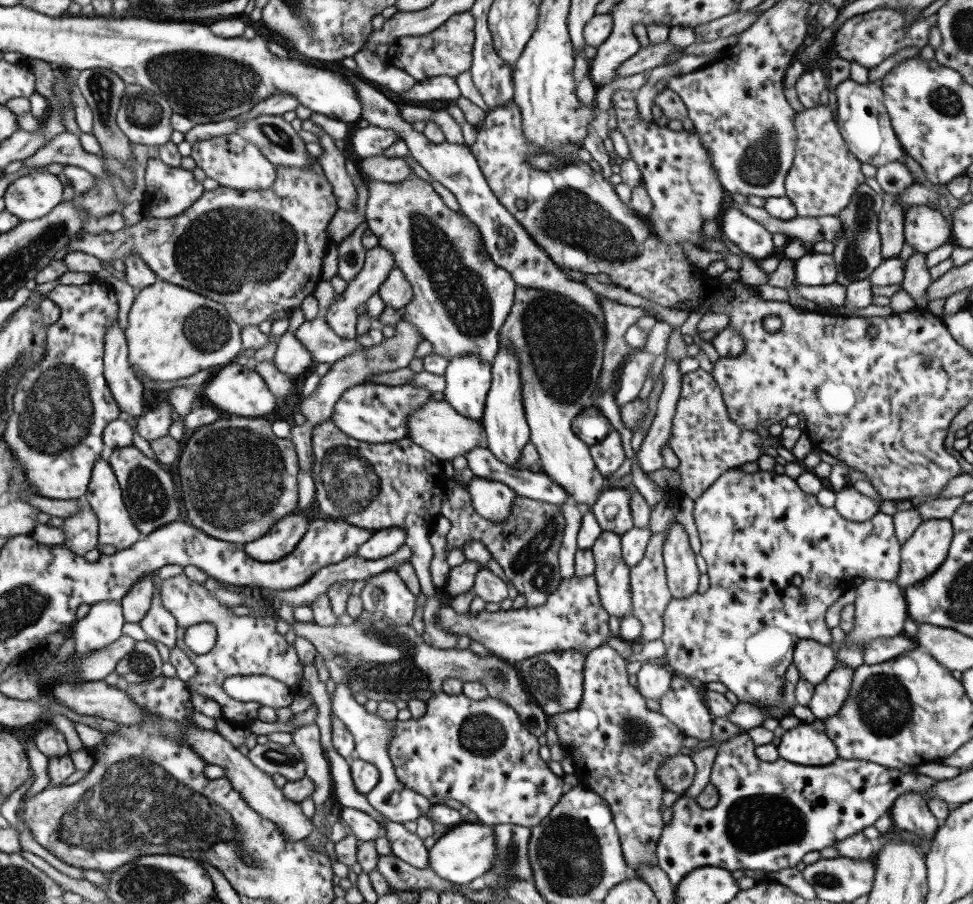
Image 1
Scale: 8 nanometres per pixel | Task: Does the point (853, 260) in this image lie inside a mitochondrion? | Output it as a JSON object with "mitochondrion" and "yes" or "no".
{"mitochondrion":"yes"}

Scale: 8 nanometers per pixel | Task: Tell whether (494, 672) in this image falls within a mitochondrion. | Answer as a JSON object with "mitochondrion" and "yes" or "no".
{"mitochondrion":"yes"}

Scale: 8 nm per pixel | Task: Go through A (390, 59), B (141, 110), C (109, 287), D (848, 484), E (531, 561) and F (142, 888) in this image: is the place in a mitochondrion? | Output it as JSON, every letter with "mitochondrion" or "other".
{"A":"other","B":"mitochondrion","C":"other","D":"other","E":"mitochondrion","F":"mitochondrion"}

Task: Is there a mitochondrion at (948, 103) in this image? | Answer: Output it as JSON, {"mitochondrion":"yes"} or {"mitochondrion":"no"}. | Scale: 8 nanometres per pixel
{"mitochondrion":"yes"}

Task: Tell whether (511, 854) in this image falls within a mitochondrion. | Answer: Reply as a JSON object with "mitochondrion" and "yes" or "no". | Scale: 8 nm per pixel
{"mitochondrion":"yes"}

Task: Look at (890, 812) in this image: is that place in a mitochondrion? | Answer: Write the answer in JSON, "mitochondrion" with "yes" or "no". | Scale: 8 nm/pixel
{"mitochondrion":"no"}

